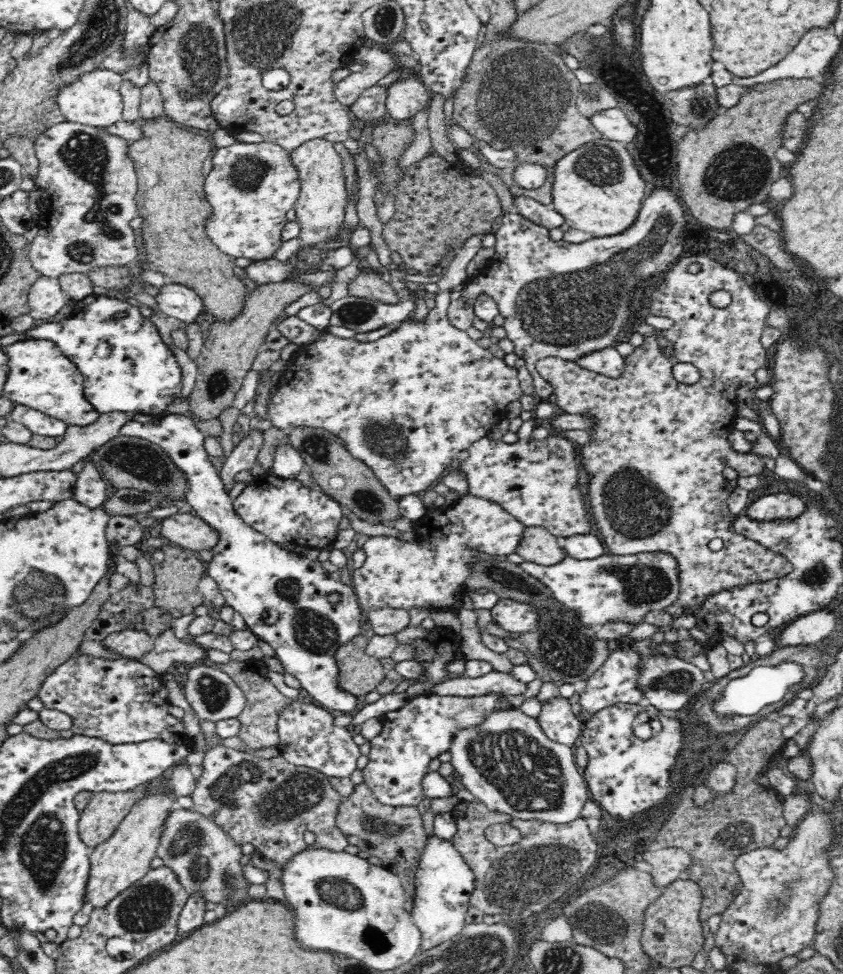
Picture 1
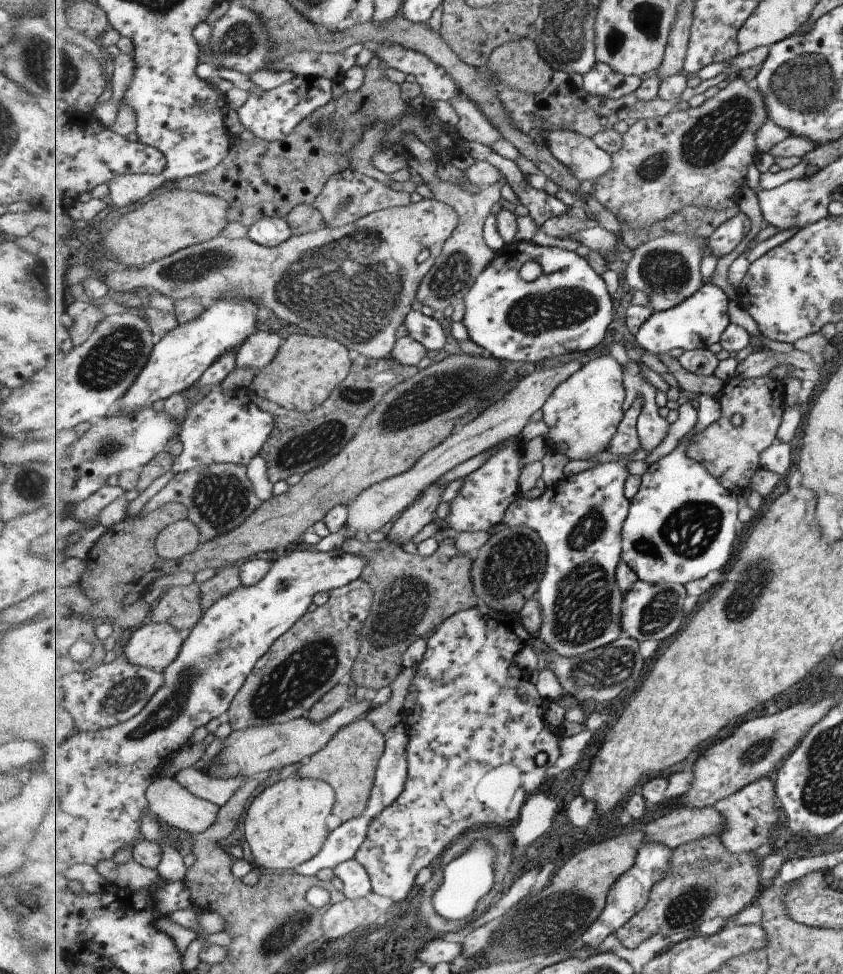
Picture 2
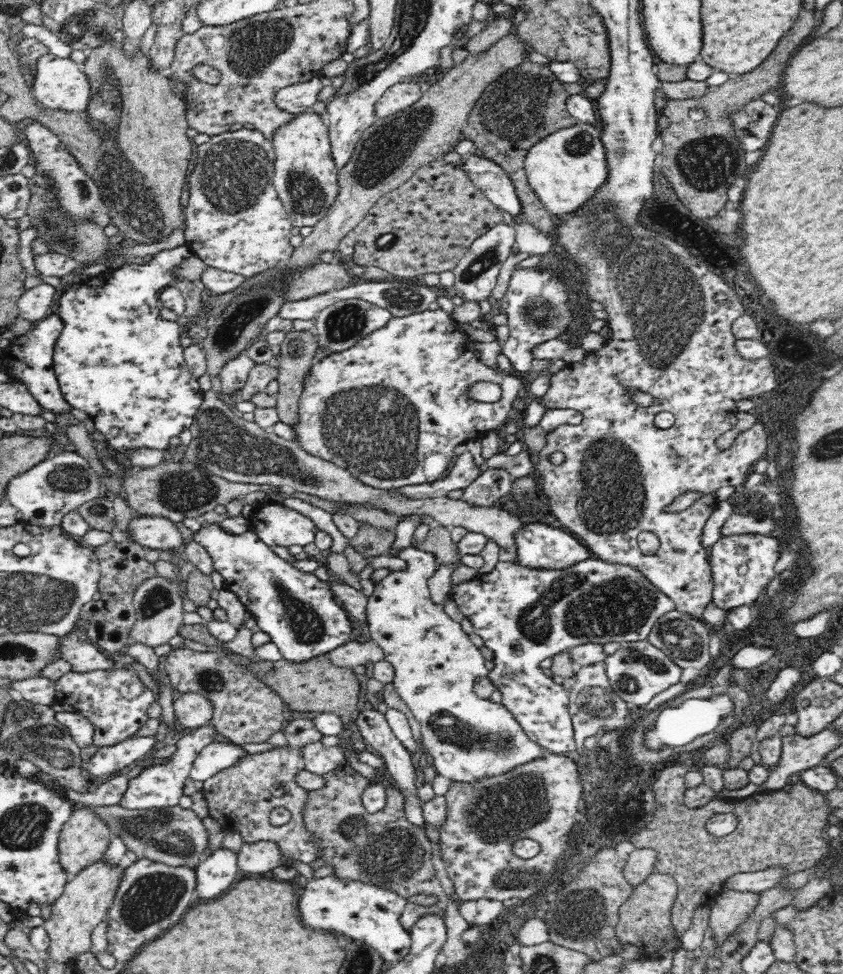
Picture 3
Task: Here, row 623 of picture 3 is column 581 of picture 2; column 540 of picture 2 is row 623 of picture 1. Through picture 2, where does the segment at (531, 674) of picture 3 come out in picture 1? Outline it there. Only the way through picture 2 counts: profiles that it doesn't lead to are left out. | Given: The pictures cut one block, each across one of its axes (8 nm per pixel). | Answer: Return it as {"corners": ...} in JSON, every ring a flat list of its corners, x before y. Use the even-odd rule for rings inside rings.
{"corners":[[640,552,635,555,604,554,592,560,564,558,552,566,532,561,520,564,554,591,554,597,574,609,586,625,596,627,608,621,639,623,651,610,664,610,677,602,680,594,678,559,668,552],[499,599,490,611,492,620,508,632,528,632,538,629,537,614,530,604]]}

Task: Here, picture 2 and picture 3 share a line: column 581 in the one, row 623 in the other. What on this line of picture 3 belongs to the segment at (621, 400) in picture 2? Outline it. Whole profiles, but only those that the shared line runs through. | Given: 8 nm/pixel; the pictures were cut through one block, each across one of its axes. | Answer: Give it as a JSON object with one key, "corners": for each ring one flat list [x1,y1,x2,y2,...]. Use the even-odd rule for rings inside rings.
{"corners":[[410,547,404,548,399,558,405,560,407,568,388,573,368,597,367,627,371,638,384,649,385,659,395,668,393,687,420,723,424,747,432,757,435,770,452,782,478,784,488,778,506,776,534,760,552,756,546,748,530,740,509,708,502,703,491,703,475,693,477,677,486,676,490,670,482,651,462,631,460,623,450,618,443,603,434,603,430,599,426,581,436,572,434,555]]}

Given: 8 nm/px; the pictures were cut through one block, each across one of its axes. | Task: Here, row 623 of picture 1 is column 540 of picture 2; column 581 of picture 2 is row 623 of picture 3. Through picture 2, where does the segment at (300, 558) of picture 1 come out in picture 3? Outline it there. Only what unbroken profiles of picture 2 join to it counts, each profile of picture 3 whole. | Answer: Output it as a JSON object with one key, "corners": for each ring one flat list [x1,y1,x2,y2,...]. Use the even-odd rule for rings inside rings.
{"corners":[[220,523,203,524,200,531,193,534,192,540,208,552,213,560,213,567,223,578,223,586,234,592,246,607,246,611,256,618,258,628,270,636,285,662,303,663,314,657,326,655,350,641,352,618,336,600,332,580,322,582,312,572,302,572,294,568,292,563,270,550,270,546,250,529,236,535,222,530]]}

